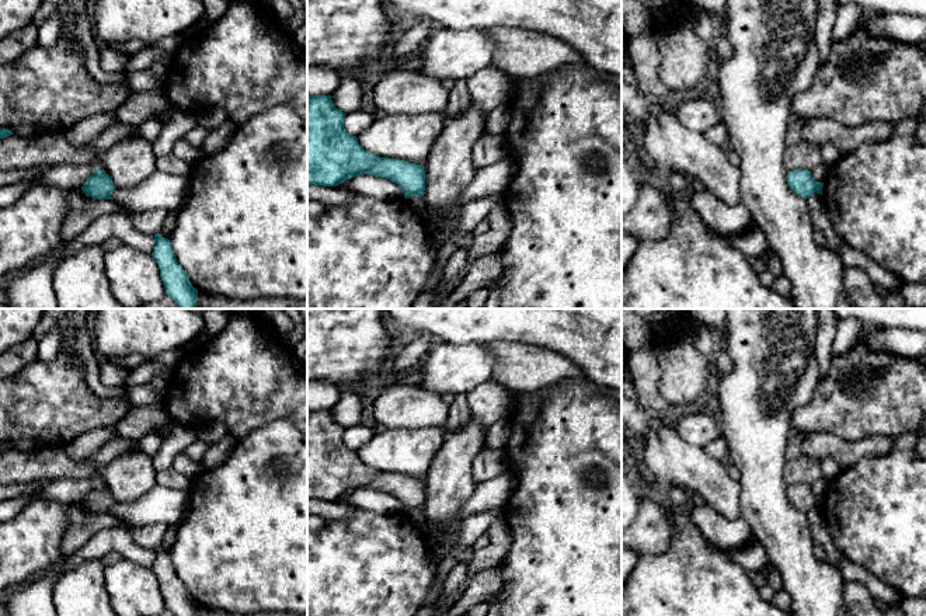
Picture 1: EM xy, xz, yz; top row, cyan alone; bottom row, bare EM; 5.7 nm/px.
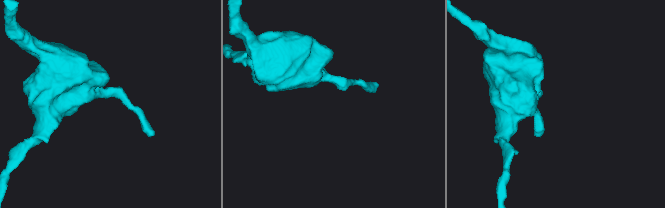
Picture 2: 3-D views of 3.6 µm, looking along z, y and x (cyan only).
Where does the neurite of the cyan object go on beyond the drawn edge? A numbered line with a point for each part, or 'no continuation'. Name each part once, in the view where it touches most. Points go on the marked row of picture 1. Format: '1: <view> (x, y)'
no continuation

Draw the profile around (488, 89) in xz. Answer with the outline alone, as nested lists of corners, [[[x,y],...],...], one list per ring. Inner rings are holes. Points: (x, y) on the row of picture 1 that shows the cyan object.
[[[485,67],[467,79],[471,102],[487,119],[492,109],[506,104],[509,76],[498,67]]]

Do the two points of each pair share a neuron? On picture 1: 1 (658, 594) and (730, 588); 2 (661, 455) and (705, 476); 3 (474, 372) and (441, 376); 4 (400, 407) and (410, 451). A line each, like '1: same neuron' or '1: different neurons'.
1: same neuron
2: same neuron
3: same neuron
4: different neurons

